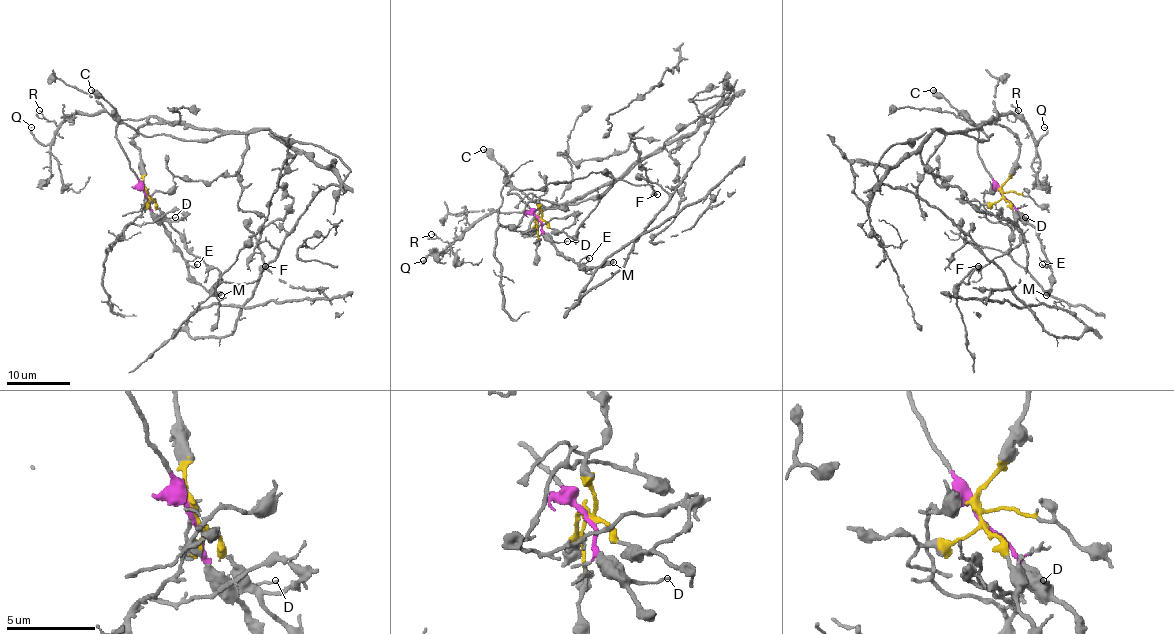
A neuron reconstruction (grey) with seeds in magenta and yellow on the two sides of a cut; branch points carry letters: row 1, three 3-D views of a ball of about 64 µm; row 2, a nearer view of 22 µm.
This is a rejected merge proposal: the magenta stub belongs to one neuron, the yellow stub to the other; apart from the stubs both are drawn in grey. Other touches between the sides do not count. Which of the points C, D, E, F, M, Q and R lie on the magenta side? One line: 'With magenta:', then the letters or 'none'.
With magenta: C, D, E, M

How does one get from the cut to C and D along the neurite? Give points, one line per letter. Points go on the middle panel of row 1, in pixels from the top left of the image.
C: (539, 218), (517, 194), (507, 194), (511, 188), (507, 172), (484, 149)
D: (539, 218), (541, 229), (552, 240), (567, 240)

